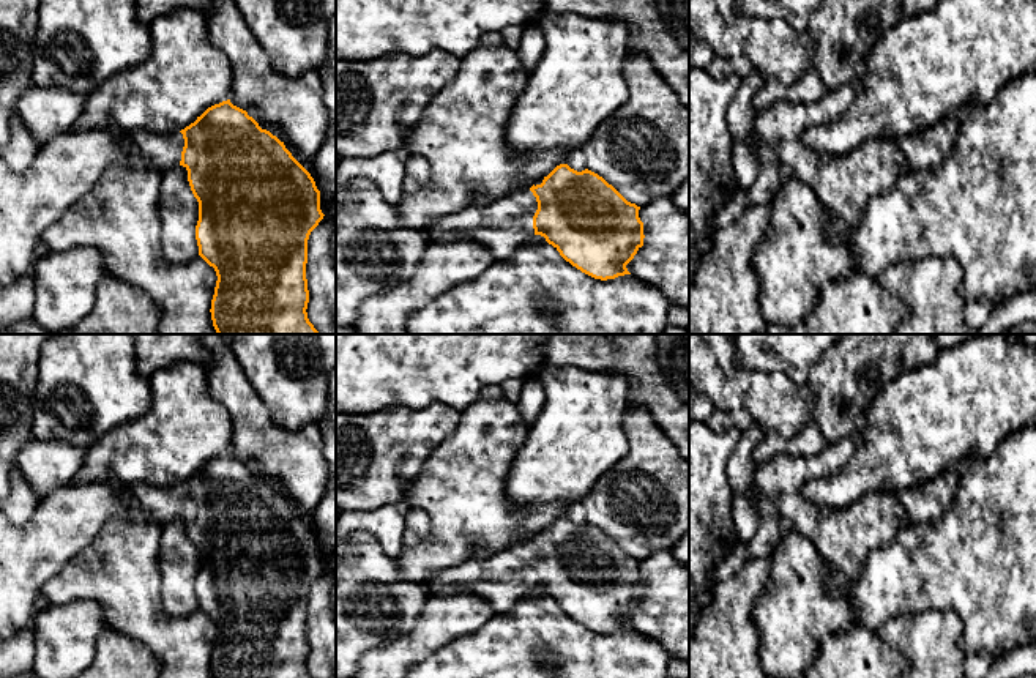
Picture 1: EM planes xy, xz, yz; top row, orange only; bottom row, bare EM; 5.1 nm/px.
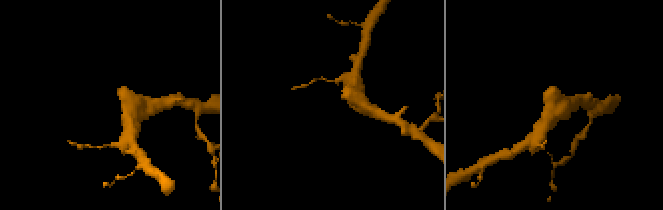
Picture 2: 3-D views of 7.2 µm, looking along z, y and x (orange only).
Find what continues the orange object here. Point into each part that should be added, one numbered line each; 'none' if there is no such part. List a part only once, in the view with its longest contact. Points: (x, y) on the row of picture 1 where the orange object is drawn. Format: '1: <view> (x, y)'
1: xz (502, 227)

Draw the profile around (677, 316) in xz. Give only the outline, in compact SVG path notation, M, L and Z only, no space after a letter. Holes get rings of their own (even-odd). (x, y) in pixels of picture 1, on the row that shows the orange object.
M670 306L667 311L667 323L673 326L689 326L689 309L680 306Z

